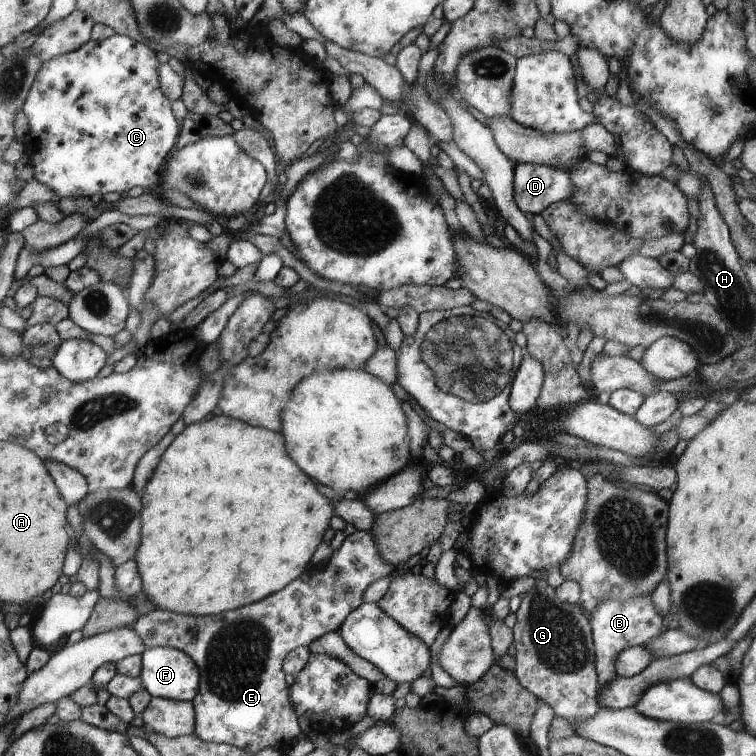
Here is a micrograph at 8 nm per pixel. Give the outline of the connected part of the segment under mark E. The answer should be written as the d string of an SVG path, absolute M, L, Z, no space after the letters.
M356 529L356 532L345 536L342 546L339 546L336 550L333 550L332 556L327 560L323 568L316 568L314 566L308 567L306 572L295 578L290 585L285 586L282 590L267 596L266 598L260 599L259 601L253 602L252 604L232 609L224 613L218 613L215 615L184 615L176 614L170 610L164 609L154 609L150 610L148 614L140 615L133 624L134 632L138 634L139 638L142 638L144 642L144 648L152 647L172 647L178 650L184 651L186 654L191 655L195 659L195 663L199 666L199 693L193 698L195 703L195 735L198 738L201 738L204 742L209 743L228 743L246 752L252 754L259 753L260 750L266 749L267 747L276 746L276 748L287 750L289 747L294 744L294 740L302 734L302 728L298 724L298 714L294 710L294 703L291 700L291 688L292 688L292 679L287 671L284 670L283 664L286 660L288 653L291 650L298 649L300 645L309 645L312 644L317 638L322 637L324 634L332 631L338 631L341 628L341 625L350 616L351 612L354 609L358 609L360 605L364 603L363 594L366 592L368 586L372 582L379 581L383 576L390 577L392 573L395 572L396 566L392 566L390 562L387 562L386 559L381 555L378 544L375 542L375 539L372 538L371 533L364 532Z

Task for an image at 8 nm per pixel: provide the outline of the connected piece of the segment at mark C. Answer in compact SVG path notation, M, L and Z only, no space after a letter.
M118 33L101 41L90 39L74 52L55 56L52 60L43 62L43 66L31 86L30 96L27 97L27 102L24 105L24 114L28 117L30 126L29 133L24 141L26 143L26 154L29 156L29 164L34 171L33 179L46 184L50 190L56 192L59 198L70 196L74 196L74 198L78 198L78 196L91 197L96 192L100 192L100 194L118 192L120 194L124 190L128 191L130 188L134 188L134 186L154 188L160 182L160 174L164 170L166 156L174 148L178 132L180 132L178 120L176 120L176 116L172 112L172 106L170 106L172 102L160 88L158 76L160 65L156 57L156 51L148 43L136 42L136 39Z

